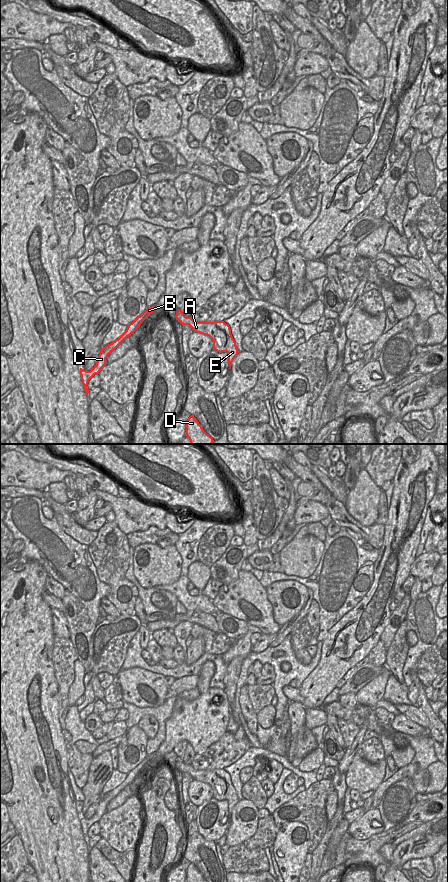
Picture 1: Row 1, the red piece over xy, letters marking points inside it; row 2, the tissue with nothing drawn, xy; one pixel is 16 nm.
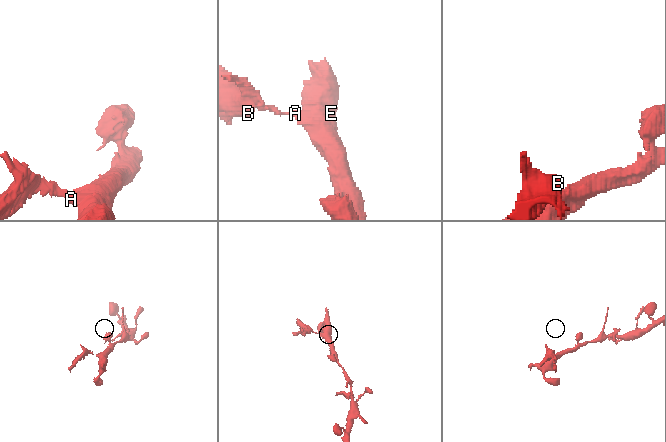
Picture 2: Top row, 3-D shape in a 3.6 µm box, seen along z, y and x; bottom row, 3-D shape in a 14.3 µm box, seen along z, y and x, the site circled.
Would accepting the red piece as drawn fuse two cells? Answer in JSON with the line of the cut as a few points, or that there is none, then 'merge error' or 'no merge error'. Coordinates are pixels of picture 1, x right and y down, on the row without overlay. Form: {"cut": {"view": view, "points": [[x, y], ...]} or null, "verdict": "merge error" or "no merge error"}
{"cut": {"view": "xy", "points": [[191, 765], [188, 772]]}, "verdict": "merge error"}

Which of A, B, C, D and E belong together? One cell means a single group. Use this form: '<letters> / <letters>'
A D E / B C

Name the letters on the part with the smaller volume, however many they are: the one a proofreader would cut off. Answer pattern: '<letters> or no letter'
B, C

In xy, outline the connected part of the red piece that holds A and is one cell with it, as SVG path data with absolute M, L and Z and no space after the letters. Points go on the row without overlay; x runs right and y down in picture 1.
M192 765L189 774L194 780L209 784L213 789L213 798L228 801L228 812L231 817L232 810L239 799L232 785L230 774L224 769L195 770Z

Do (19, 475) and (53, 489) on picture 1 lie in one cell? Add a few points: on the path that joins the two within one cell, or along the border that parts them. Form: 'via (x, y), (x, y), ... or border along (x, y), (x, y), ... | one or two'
border along (62, 481), (51, 482), (46, 489) | two

